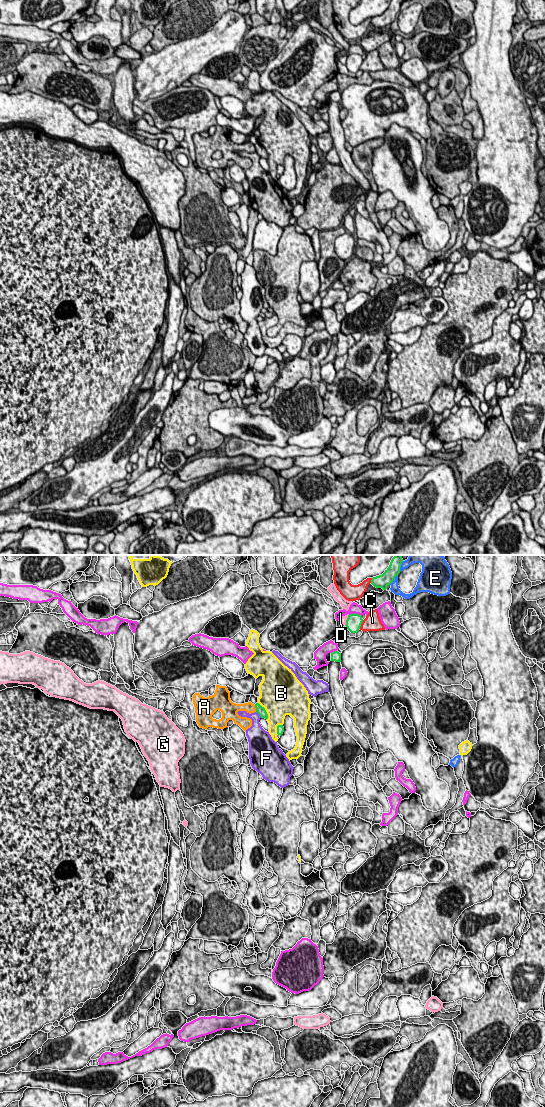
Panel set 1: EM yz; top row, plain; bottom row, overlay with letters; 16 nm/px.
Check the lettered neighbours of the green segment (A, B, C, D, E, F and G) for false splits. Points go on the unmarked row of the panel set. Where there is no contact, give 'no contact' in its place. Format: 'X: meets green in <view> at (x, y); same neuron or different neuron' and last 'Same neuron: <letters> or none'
A: meets green in yz at (255, 147); different neuron
B: meets green in yz at (265, 151); different neuron
C: meets green in yz at (361, 63); different neuron
D: meets green in yz at (354, 53); different neuron
E: meets green in yz at (393, 20); different neuron
F: meets green in yz at (258, 153); different neuron
G: meets green in yz at (346, 60); different neuron
Same neuron: none

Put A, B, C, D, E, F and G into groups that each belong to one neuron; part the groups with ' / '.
A / B / C / D / E / F / G

